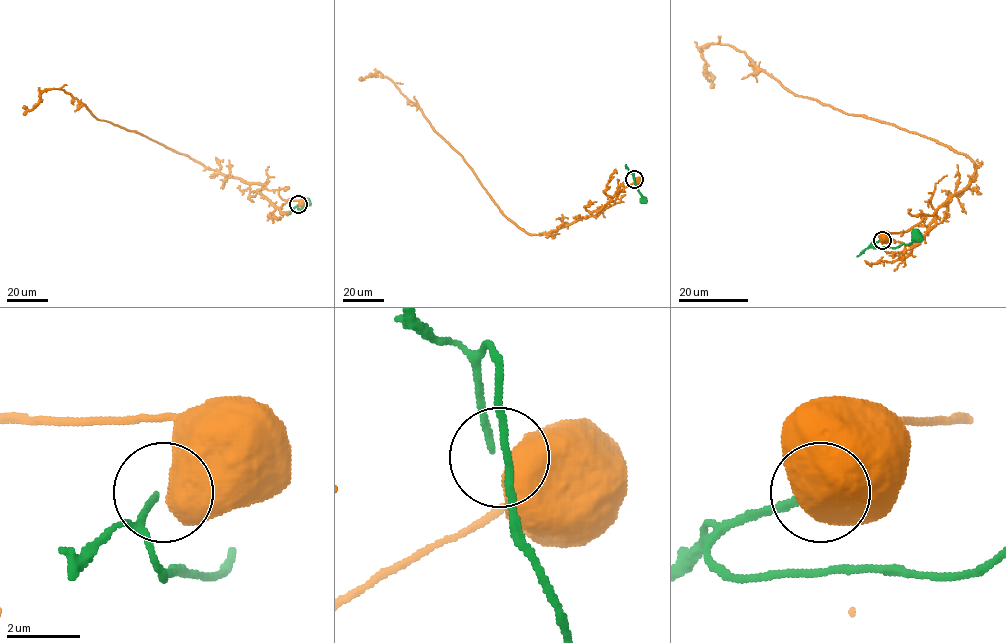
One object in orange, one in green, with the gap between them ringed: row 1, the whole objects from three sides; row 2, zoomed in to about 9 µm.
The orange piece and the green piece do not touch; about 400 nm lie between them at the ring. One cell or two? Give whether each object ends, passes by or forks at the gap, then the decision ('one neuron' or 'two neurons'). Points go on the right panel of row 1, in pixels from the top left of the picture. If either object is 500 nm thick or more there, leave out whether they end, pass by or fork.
two neurons

